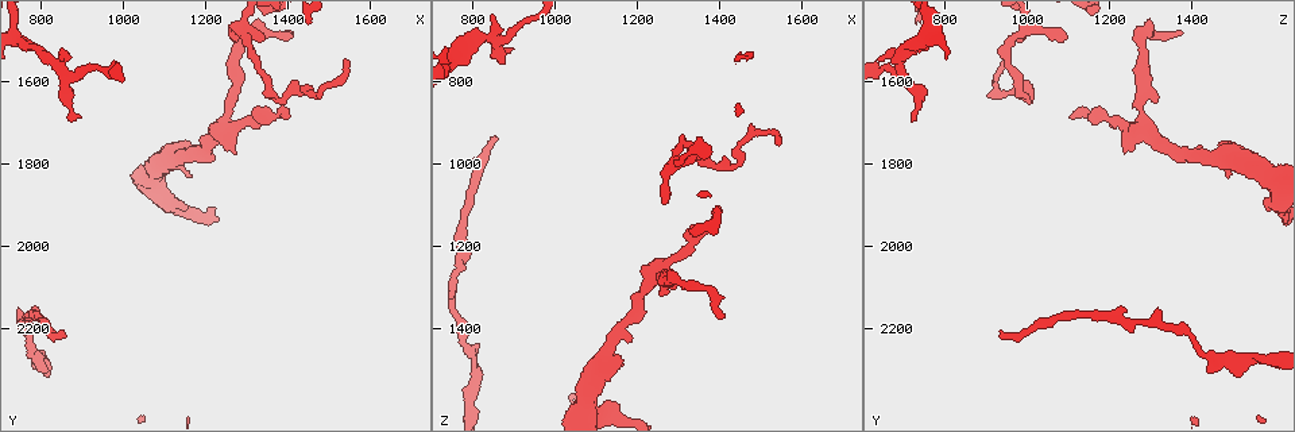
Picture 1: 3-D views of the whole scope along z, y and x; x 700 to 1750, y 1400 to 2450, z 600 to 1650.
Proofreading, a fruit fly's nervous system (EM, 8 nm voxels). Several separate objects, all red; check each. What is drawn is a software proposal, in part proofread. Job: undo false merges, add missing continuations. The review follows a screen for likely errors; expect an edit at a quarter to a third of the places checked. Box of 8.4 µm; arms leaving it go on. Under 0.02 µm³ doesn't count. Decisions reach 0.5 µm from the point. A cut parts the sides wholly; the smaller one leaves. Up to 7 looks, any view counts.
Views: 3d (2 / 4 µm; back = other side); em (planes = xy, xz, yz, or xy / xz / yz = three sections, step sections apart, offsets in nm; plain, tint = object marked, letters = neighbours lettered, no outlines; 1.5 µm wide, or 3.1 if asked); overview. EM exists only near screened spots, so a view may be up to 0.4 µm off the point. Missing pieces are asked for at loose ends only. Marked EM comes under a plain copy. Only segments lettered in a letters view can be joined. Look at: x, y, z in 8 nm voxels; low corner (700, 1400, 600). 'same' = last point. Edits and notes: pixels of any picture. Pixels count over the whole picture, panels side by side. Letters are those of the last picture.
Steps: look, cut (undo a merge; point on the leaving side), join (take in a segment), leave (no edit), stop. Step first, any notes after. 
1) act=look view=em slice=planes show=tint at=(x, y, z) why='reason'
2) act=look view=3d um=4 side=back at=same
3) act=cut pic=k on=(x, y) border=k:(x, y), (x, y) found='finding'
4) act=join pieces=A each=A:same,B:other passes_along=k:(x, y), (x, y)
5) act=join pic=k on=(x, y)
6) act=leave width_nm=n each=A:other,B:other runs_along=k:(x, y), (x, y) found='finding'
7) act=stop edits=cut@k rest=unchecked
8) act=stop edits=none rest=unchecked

act=look view=3d um=2 at=(865, 2215, 940) why='thin end'

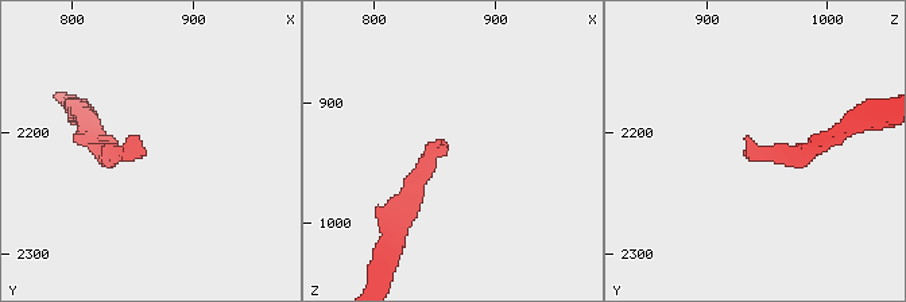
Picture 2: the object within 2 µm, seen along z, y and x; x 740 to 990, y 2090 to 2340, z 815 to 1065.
act=look view=em slice=planes show=letters at=(858, 2212, 932)

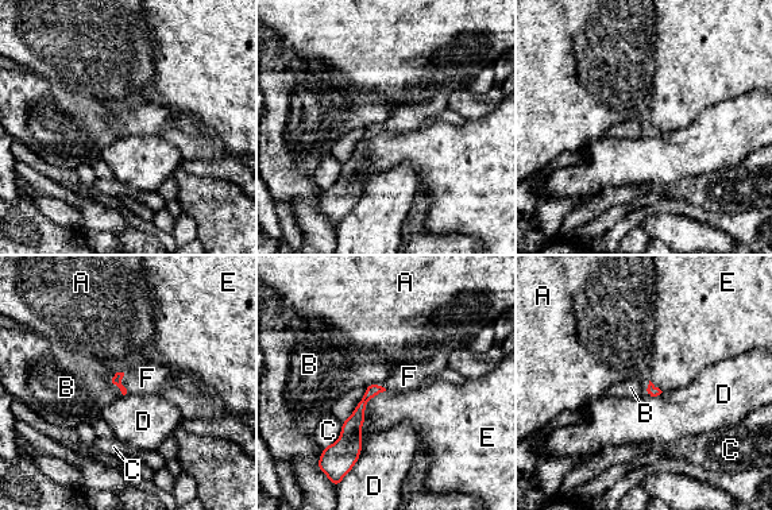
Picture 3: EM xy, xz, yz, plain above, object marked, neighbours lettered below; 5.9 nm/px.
act=join pieces=F each=A:other,B:other,C:other,D:other,E:other,F:same passes_along=3:(116, 379), (120, 383), (147, 378) found='the neuron continues'

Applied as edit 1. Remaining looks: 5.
act=look view=3d um=4 at=(890, 1690, 715) why='an open end'

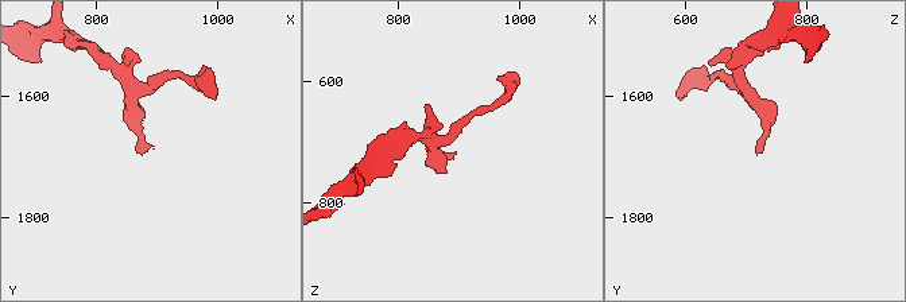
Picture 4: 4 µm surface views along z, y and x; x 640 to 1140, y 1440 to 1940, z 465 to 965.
act=look view=em slice=planes show=letters at=(890, 1685, 715) why='shape alone is not enough'

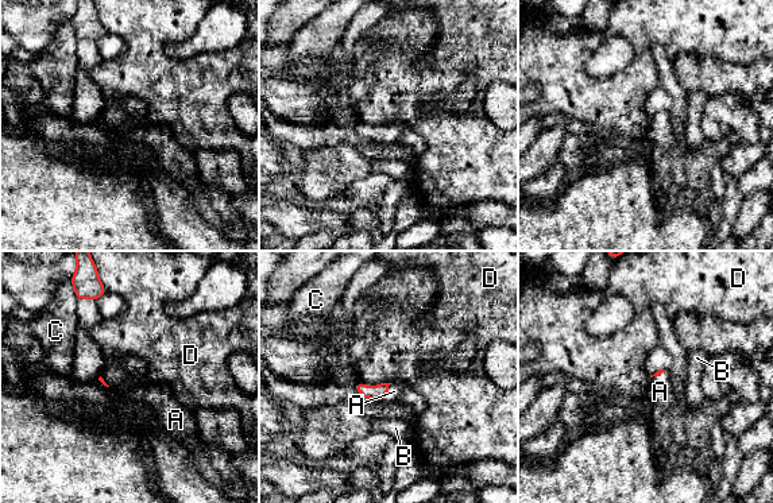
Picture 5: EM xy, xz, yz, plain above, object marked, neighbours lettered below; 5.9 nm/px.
act=join pieces=A each=A:same,B:other,C:other,D:other passes_along=5:(377, 393), (387, 391), (394, 391) found='it goes on there'

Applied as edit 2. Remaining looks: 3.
act=look view=em slice=planes show=letters at=(1400, 1480, 1370) why='long arm stops here'

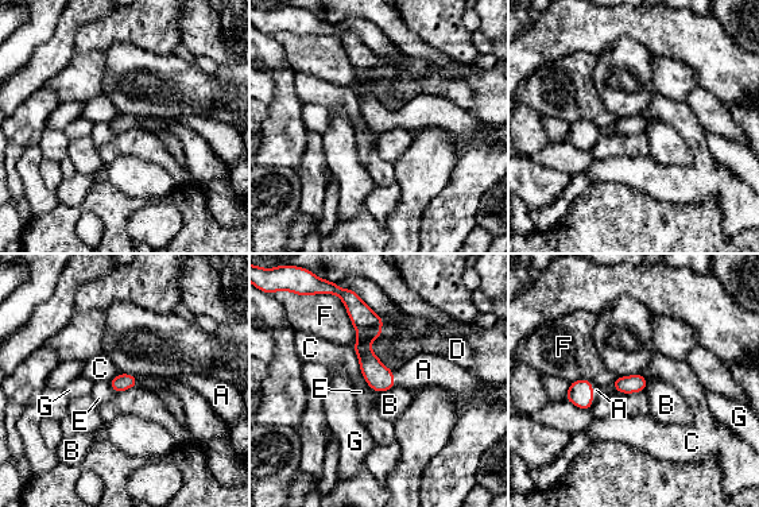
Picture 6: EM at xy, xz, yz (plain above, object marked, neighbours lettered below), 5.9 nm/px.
act=join pieces=A longest_contact=F:300nm each=A:same,B:other,C:other,D:other,E:other,F:other,G:other found='the neuron continues'

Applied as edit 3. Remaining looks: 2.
act=stop edits=join@3,join@5,join@6 rest=unchecked

